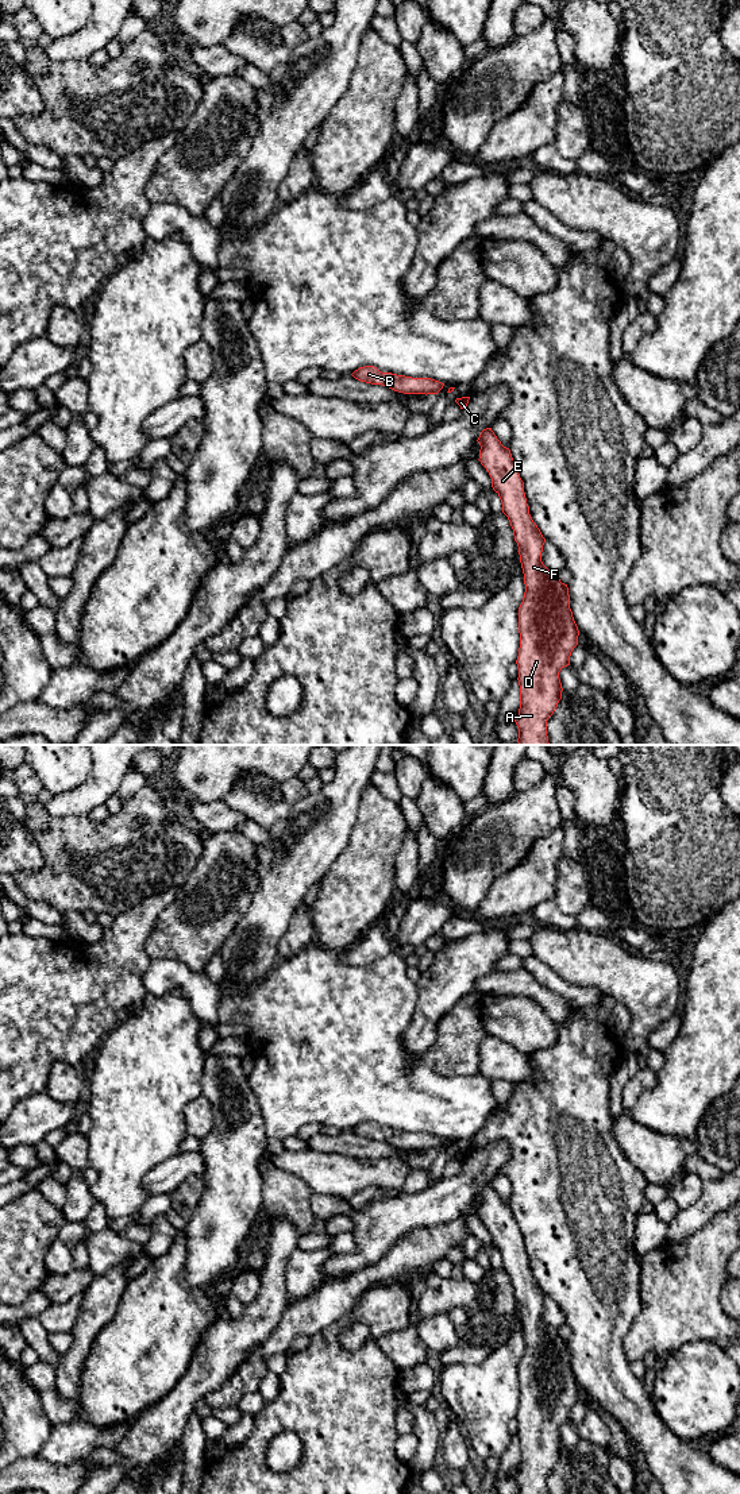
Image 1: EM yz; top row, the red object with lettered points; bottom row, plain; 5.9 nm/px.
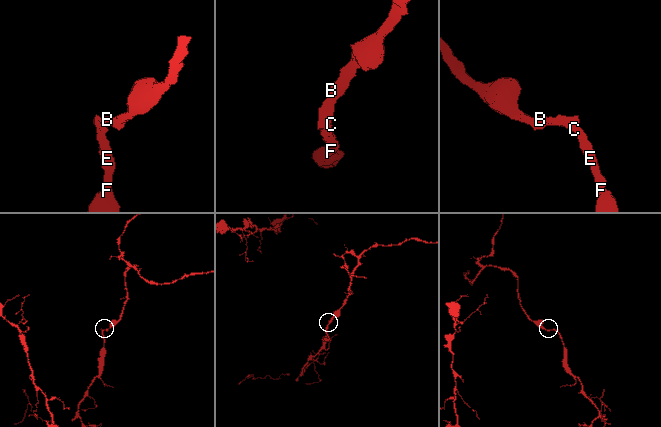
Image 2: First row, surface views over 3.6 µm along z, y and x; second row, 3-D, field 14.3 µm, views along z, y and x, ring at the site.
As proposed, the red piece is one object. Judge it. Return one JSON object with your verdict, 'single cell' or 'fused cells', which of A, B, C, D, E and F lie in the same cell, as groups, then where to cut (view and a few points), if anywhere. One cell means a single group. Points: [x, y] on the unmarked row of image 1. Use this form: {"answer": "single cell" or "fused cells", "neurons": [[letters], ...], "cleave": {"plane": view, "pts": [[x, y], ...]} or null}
{"answer": "single cell", "neurons": [["A", "B", "C", "D", "E", "F"]], "cleave": null}

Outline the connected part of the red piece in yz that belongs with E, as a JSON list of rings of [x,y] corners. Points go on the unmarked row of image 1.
[[[492,1184],[483,1185],[477,1197],[481,1201],[478,1216],[489,1228],[492,1243],[501,1255],[502,1269],[510,1278],[524,1329],[525,1348],[519,1363],[520,1404],[516,1416],[520,1464],[514,1478],[519,1494],[548,1494],[547,1476],[556,1466],[563,1447],[559,1428],[570,1421],[571,1408],[578,1401],[579,1386],[570,1364],[567,1340],[560,1337],[558,1328],[548,1325],[541,1317],[546,1294],[531,1274],[524,1238],[510,1205],[501,1200]]]

